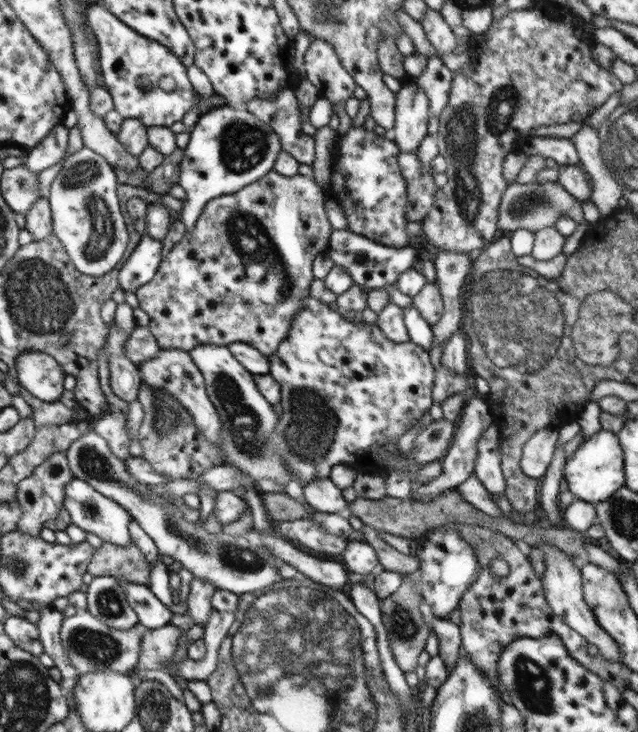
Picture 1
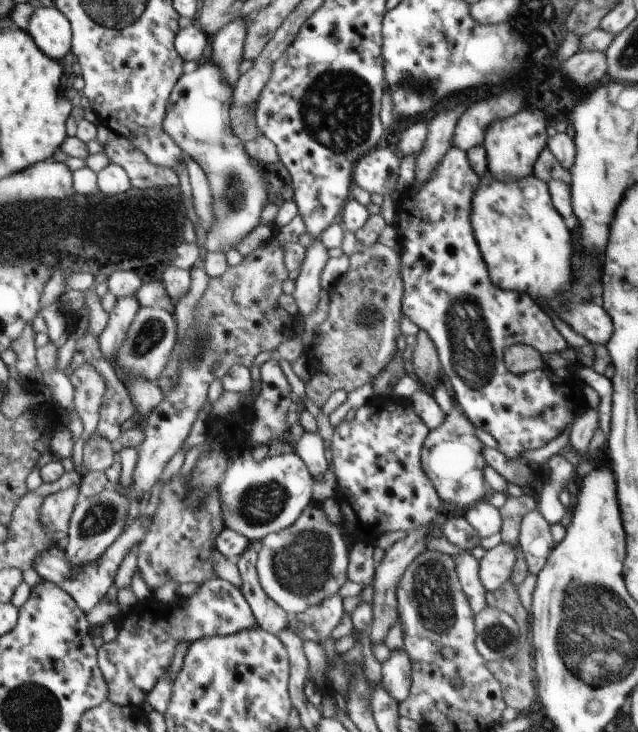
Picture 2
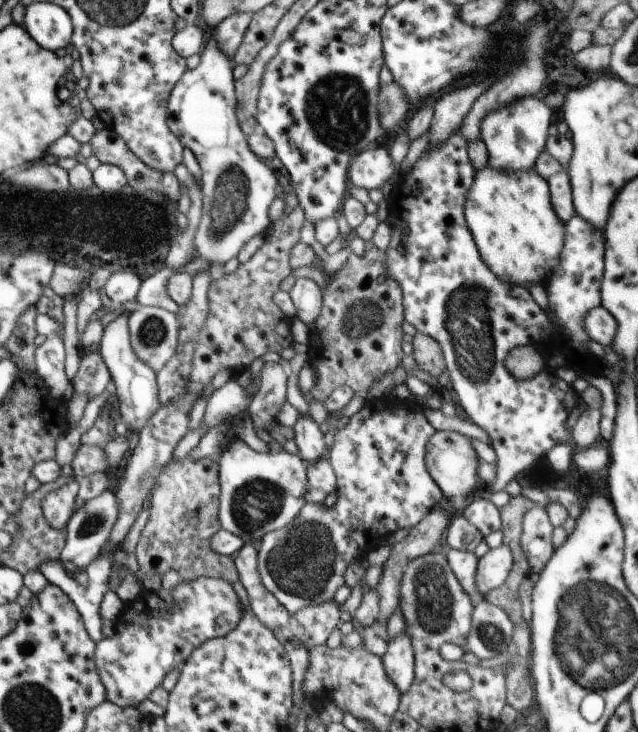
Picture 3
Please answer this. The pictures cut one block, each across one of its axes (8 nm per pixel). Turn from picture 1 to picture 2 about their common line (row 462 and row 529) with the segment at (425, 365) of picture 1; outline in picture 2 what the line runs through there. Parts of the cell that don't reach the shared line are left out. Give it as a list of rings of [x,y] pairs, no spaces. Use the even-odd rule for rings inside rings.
[[[380,399],[361,406],[352,420],[342,420],[327,445],[329,464],[334,466],[337,498],[342,522],[331,524],[327,514],[317,504],[309,505],[292,526],[281,532],[268,534],[257,546],[257,574],[262,589],[287,614],[301,614],[310,606],[317,606],[336,595],[346,583],[350,549],[354,543],[376,544],[376,539],[388,531],[420,529],[439,518],[441,498],[422,470],[421,452],[429,428],[410,404]]]

